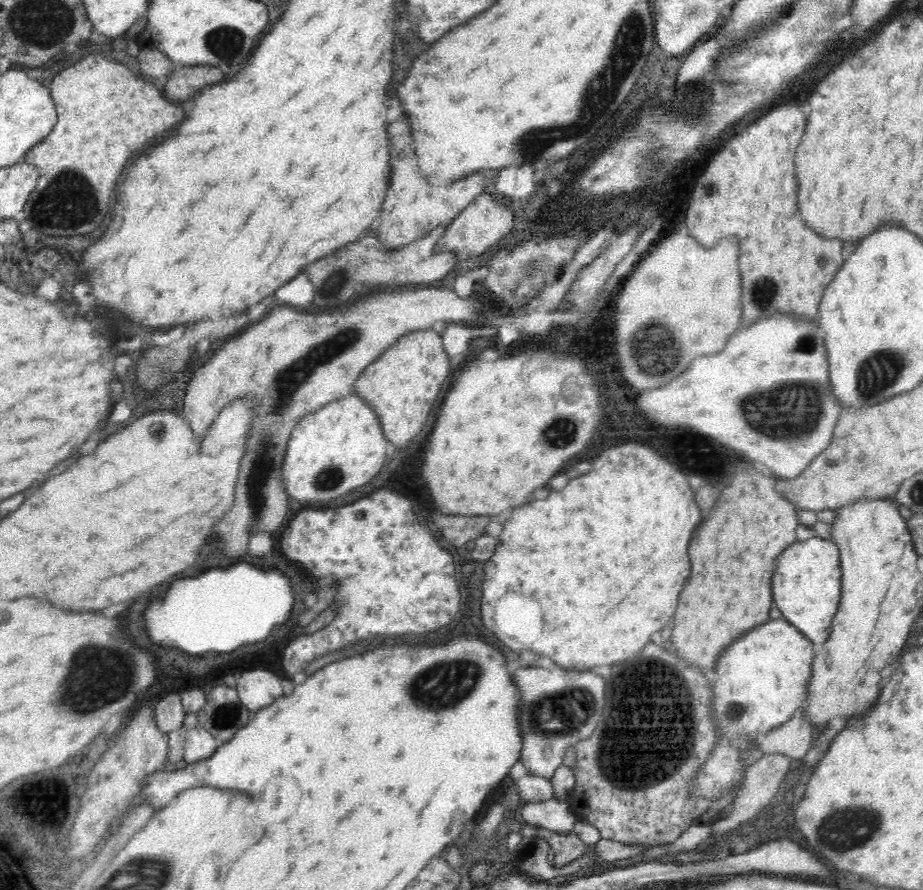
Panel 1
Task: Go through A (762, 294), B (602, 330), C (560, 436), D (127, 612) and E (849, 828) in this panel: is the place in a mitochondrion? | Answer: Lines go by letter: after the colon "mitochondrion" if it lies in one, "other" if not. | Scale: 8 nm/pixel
A: mitochondrion
B: other
C: mitochondrion
D: other
E: mitochondrion

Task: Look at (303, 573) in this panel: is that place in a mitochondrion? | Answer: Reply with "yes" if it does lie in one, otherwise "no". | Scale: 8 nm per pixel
no

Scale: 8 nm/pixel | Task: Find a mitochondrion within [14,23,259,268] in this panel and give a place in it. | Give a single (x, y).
(77, 202)

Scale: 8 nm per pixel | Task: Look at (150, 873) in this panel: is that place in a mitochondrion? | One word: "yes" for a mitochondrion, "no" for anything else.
yes

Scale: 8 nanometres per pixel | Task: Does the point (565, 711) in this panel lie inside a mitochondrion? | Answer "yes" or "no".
yes

